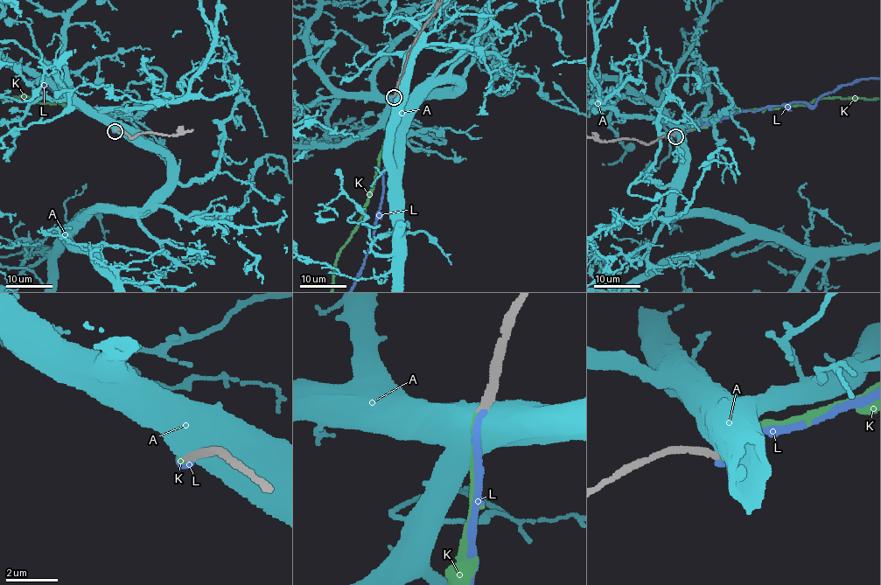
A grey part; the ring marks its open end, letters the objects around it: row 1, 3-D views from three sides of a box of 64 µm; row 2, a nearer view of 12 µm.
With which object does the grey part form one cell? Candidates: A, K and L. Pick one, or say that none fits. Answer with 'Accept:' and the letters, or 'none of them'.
Accept: K

